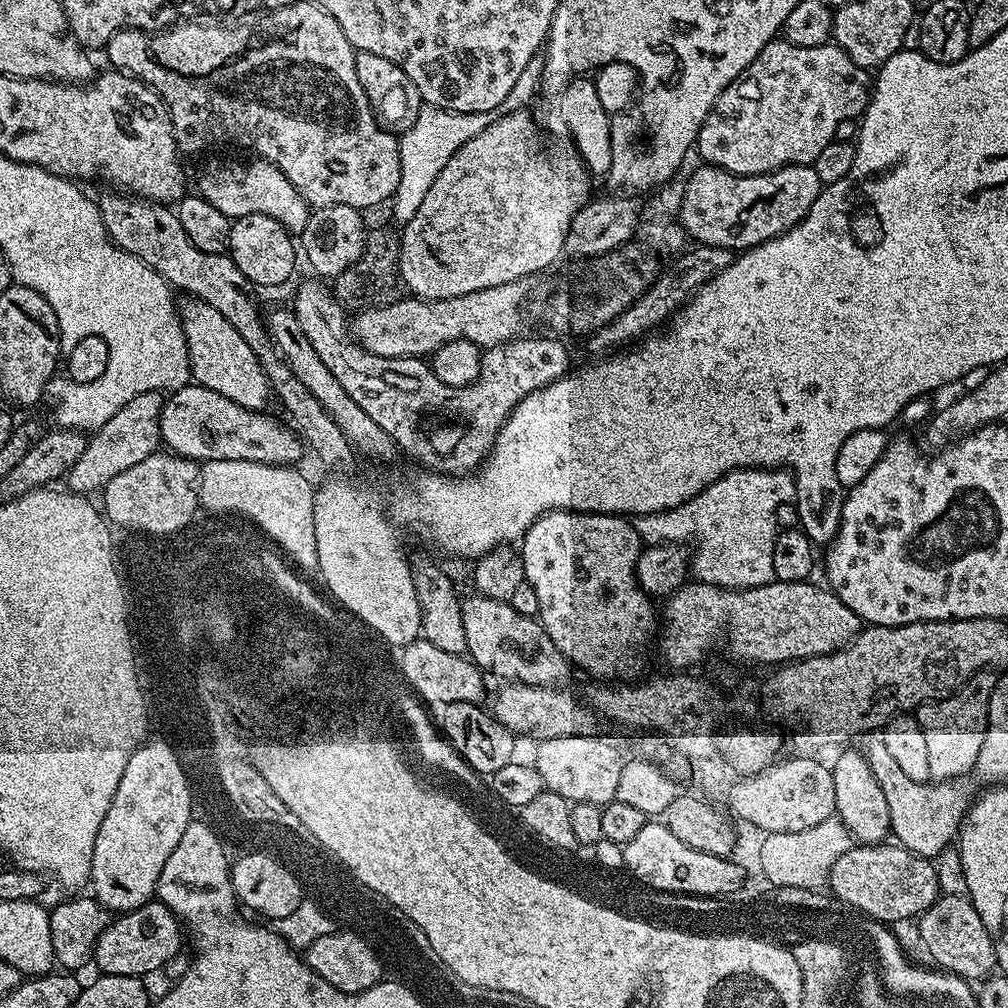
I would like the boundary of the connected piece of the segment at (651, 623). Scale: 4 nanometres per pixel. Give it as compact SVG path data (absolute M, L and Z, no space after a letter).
M546 512L543 516L539 516L530 526L530 530L526 530L524 539L519 541L518 551L522 558L522 566L524 567L524 578L527 584L534 586L534 598L538 598L538 617L540 624L546 630L546 634L550 636L550 642L554 642L554 646L558 646L558 650L573 669L585 672L588 676L593 676L596 682L632 682L637 679L636 676L644 668L644 647L648 643L653 643L654 637L658 632L658 608L654 603L653 597L644 592L640 588L639 582L636 580L636 563L639 560L642 549L642 541L640 535L636 532L635 523L631 519L623 516L613 516L606 512Z

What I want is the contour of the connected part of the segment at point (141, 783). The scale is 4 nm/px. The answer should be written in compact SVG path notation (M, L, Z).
M149 739L132 753L130 762L126 762L126 770L122 770L118 790L114 790L110 810L106 810L102 826L98 826L98 838L94 838L90 892L112 914L132 912L156 896L162 866L166 866L170 854L174 854L174 846L178 846L182 834L186 834L186 826L191 823L188 818L188 792L176 765L177 749L171 743L168 745L167 739L161 739Z

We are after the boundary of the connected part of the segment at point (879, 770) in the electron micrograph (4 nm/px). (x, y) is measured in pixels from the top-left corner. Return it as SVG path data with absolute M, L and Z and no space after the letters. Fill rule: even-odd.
M861 732L858 737L858 750L868 760L870 770L882 786L886 806L890 806L891 835L901 848L908 848L920 856L934 858L943 848L949 847L961 831L964 816L970 807L970 795L963 779L938 780L935 782L914 782L902 774L894 762L894 757L878 739L876 732Z

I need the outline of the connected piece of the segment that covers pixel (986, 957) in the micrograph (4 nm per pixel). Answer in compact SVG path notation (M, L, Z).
M940 896L918 917L920 940L937 969L960 976L969 982L980 982L997 971L994 942L982 926L978 910L974 910L968 896L950 898Z

